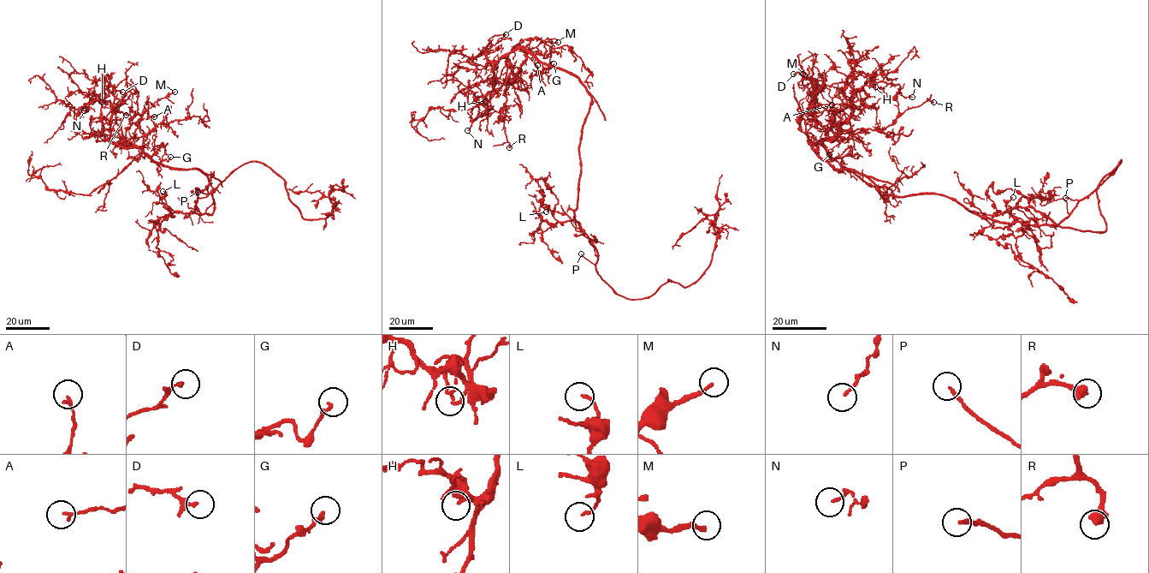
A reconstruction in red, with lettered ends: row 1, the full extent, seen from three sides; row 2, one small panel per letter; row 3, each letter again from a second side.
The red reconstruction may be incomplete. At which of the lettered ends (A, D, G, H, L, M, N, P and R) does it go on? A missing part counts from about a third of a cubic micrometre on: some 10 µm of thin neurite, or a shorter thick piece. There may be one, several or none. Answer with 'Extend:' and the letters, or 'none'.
Extend: M, P, R

